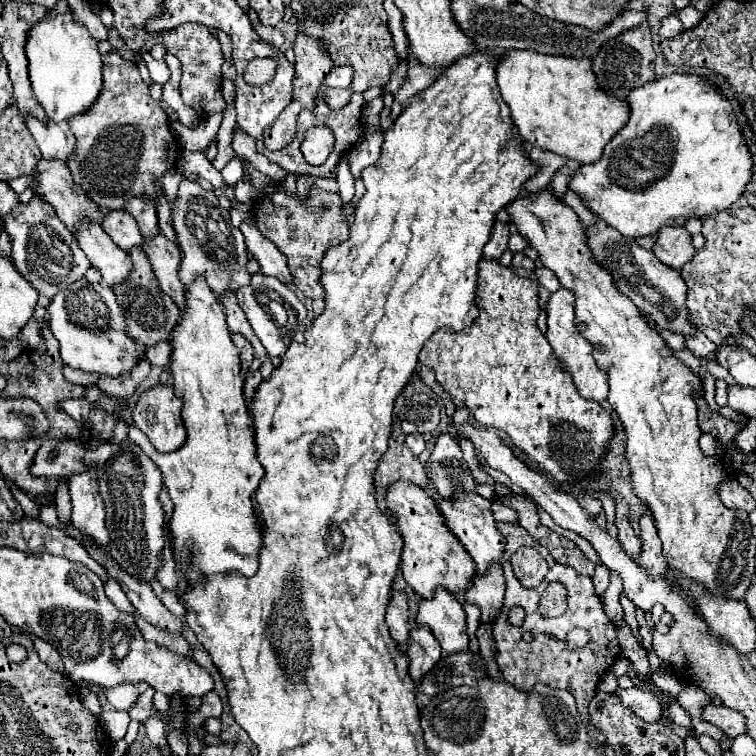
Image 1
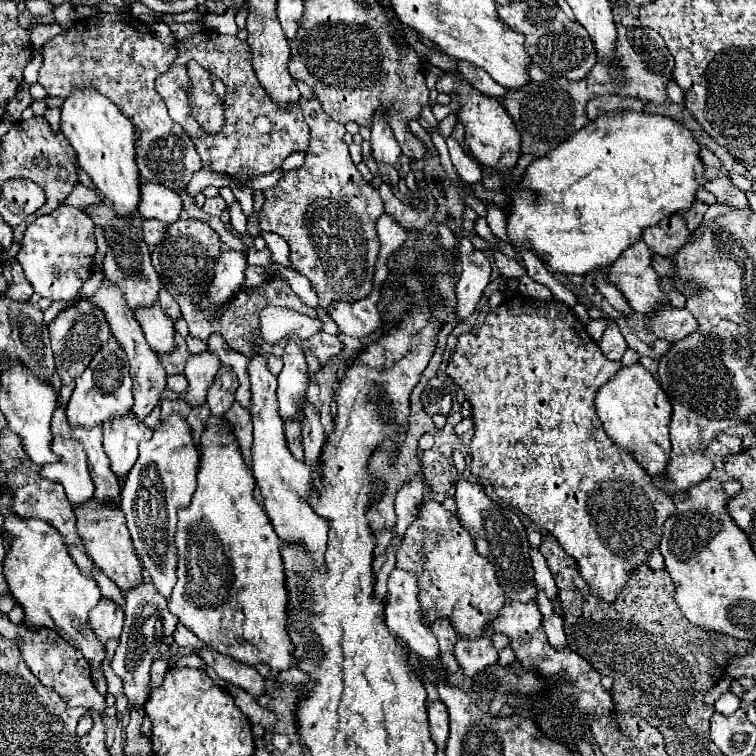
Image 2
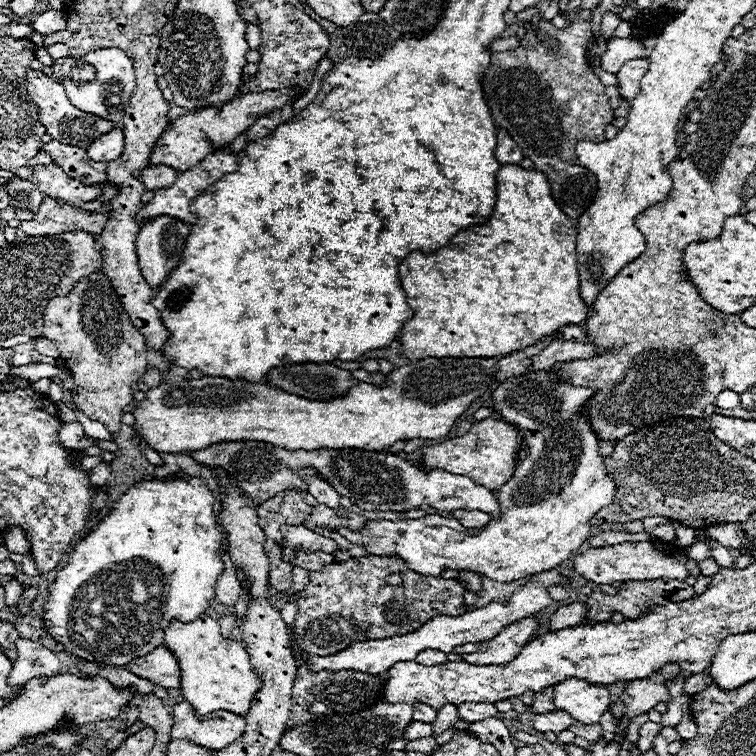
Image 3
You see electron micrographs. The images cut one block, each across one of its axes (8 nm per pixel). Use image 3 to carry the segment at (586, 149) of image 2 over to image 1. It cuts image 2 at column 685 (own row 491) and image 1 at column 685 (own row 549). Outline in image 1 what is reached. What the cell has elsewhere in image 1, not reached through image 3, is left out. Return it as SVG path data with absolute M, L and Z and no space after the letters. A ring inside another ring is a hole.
M670 74L634 88L626 102L630 108L628 124L606 144L602 158L580 166L568 184L600 220L626 238L640 238L656 234L662 226L684 226L690 218L704 218L726 210L744 194L752 176L752 156L730 102L712 84L694 74Z

